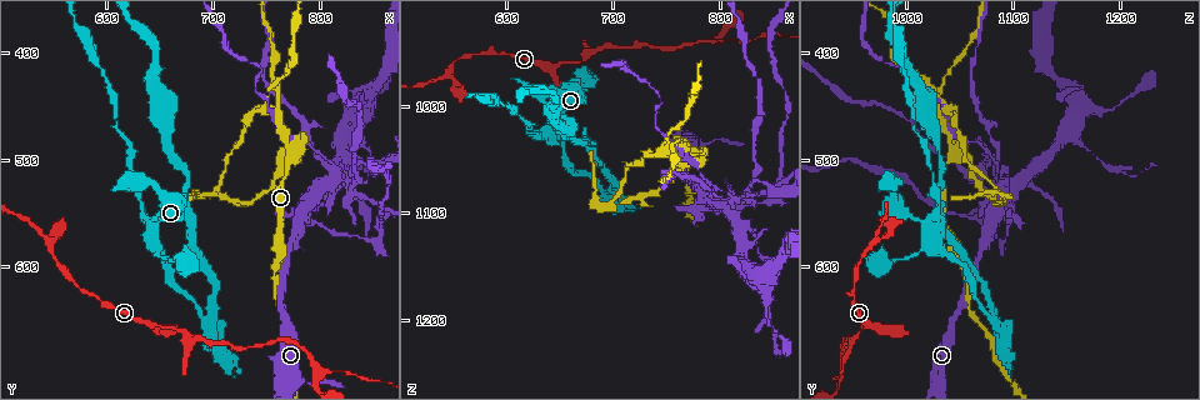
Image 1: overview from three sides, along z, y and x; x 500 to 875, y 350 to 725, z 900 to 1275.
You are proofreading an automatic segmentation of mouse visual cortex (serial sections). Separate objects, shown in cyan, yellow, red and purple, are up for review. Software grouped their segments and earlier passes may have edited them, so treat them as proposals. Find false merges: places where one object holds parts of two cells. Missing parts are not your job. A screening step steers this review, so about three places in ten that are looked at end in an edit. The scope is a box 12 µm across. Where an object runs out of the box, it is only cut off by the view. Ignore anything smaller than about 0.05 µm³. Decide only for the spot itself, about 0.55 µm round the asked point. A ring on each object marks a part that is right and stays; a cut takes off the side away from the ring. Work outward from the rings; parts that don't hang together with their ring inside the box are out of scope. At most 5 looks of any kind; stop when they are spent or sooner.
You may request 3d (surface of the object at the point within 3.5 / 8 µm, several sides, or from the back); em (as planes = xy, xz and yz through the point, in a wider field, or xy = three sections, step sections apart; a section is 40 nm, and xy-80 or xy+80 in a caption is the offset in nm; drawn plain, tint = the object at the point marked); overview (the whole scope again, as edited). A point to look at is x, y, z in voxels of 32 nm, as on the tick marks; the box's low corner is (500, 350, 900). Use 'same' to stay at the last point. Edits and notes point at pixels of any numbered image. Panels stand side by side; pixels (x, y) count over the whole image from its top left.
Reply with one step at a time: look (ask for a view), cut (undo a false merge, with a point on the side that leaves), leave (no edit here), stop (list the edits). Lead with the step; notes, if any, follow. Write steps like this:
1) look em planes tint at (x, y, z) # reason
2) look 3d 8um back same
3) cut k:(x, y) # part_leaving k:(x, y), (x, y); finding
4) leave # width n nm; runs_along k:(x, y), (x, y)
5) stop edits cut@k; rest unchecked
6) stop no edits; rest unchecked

look 3d 8um at (694, 648, 1084) # arms part here

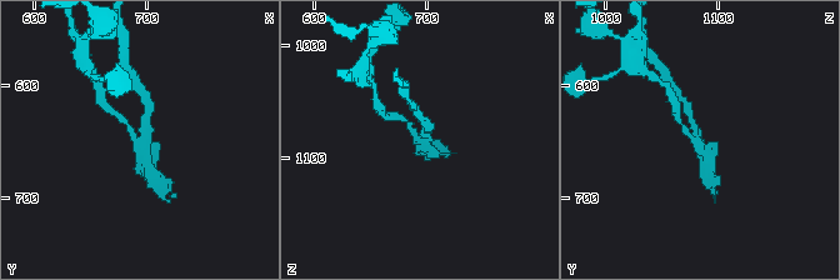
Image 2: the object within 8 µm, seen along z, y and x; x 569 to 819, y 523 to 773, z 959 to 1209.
look 3d 3.5um back at (692, 650, 1084)

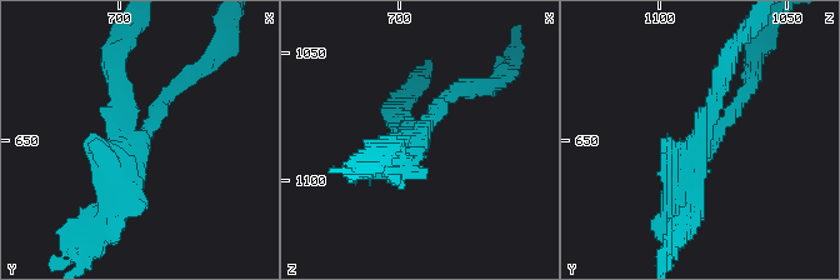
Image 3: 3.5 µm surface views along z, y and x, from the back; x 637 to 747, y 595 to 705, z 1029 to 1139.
cut 3:(121, 88) # part_leaving 3:(126, 134), (115, 80), (126, 34); two cells meet here

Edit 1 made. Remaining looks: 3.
look overview

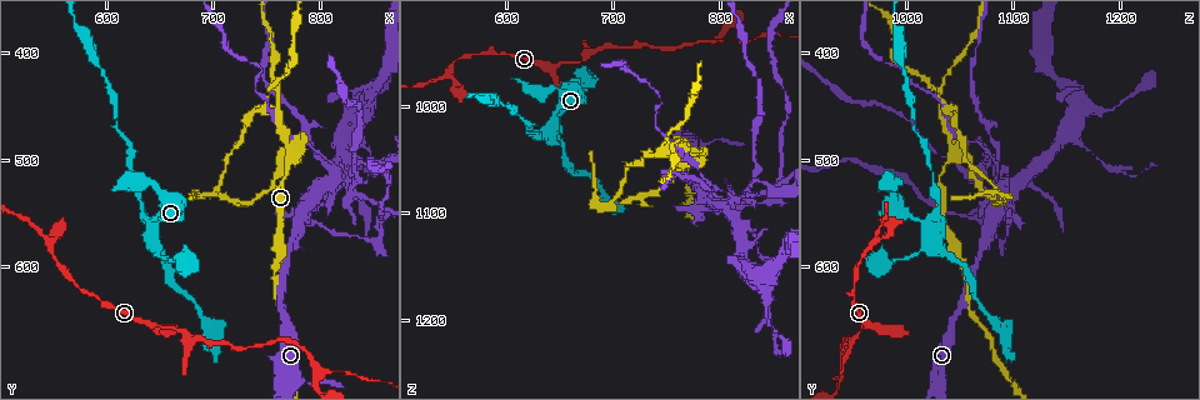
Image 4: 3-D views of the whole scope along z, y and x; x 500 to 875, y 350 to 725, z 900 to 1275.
look 3d 3.5um at (770, 500, 1042) # arms part here

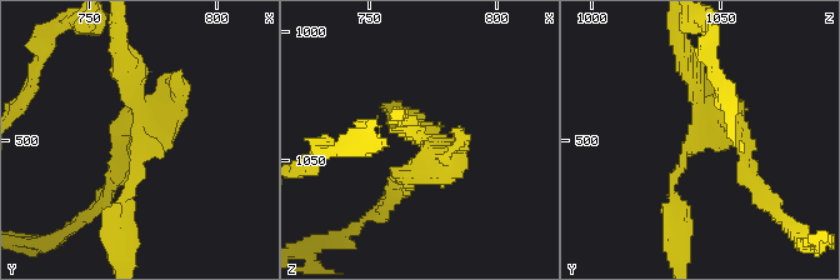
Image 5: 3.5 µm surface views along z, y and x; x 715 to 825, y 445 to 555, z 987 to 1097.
look em xy step 5 tint at (772, 499, 1043) # need the tissue

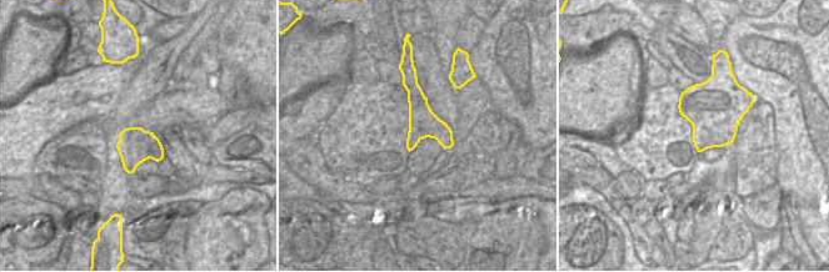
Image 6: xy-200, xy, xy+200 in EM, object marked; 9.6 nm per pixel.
cut 5:(116, 144) # part_leaving 5:(696, 141), (731, 119), (750, 180); two cells meet here

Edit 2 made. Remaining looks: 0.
stop edits cut@3, cut@5; rest unchecked

